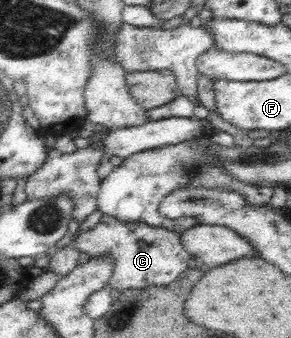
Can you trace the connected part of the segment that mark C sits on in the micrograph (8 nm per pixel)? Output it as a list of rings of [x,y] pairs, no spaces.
[[[104,215],[95,227],[87,232],[79,232],[71,242],[71,246],[90,258],[101,256],[113,258],[115,270],[111,279],[107,280],[106,287],[124,291],[168,285],[187,269],[189,259],[192,257],[184,250],[181,236],[181,233],[163,227],[141,223],[124,224]]]

